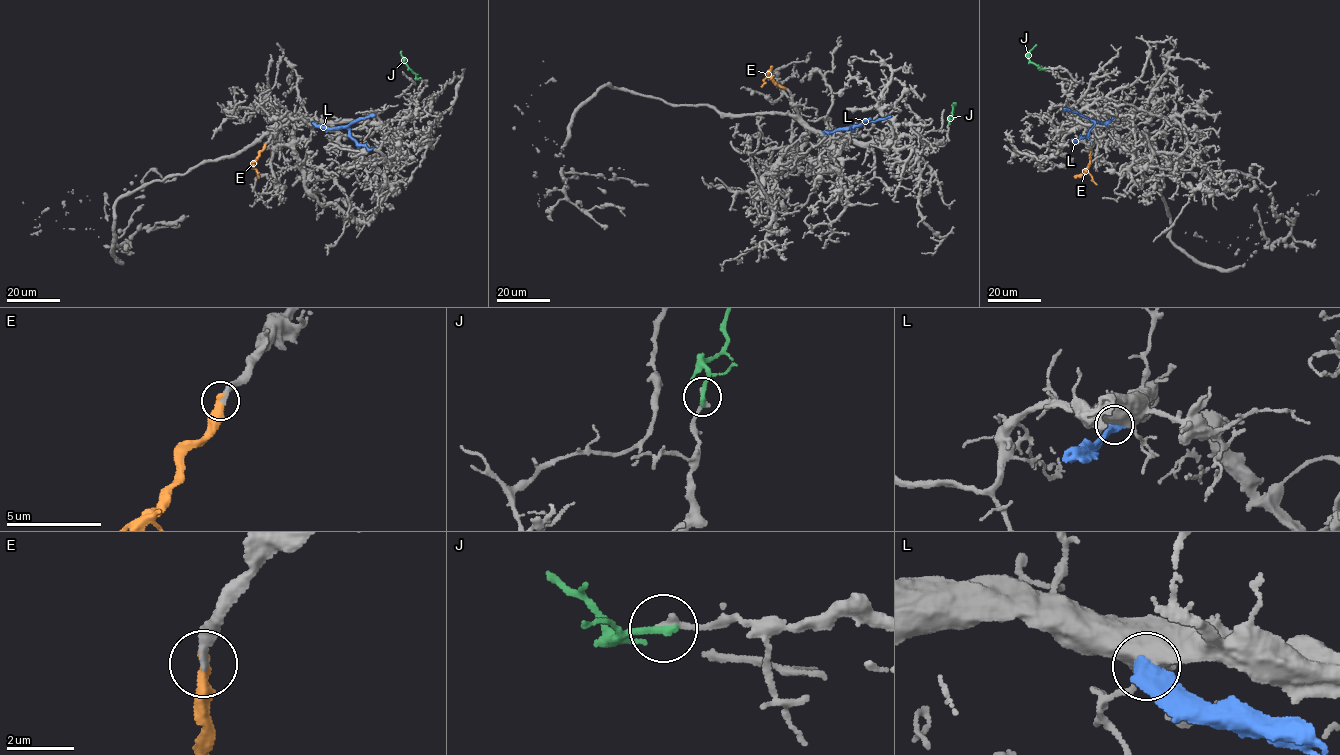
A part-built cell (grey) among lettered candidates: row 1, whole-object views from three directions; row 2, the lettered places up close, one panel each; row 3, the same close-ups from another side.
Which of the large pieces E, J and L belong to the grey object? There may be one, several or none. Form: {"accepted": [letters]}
{"accepted": ["E"]}

